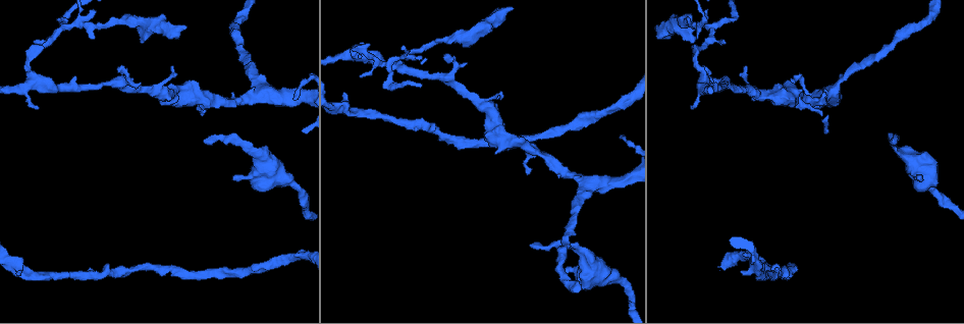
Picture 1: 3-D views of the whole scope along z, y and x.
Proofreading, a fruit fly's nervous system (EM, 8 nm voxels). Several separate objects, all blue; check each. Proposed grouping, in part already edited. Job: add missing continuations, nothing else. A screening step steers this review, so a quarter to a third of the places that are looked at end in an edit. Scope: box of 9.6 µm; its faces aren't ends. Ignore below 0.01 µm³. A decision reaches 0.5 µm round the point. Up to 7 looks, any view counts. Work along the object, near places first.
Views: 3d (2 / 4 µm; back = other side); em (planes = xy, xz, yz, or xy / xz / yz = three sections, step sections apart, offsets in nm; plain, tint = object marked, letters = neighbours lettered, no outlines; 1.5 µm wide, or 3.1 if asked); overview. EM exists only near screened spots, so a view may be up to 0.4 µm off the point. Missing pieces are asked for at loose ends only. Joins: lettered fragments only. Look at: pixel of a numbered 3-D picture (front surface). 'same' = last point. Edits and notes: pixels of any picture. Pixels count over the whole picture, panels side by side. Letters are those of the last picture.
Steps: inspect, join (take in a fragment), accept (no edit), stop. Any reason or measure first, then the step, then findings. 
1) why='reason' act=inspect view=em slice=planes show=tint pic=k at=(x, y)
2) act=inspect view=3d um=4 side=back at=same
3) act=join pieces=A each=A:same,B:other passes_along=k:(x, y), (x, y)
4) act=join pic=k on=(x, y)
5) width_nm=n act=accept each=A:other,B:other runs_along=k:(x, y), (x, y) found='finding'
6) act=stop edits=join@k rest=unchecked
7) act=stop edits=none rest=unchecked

act=inspect view=em slice=planes show=letters pic=1 at=(918, 180)

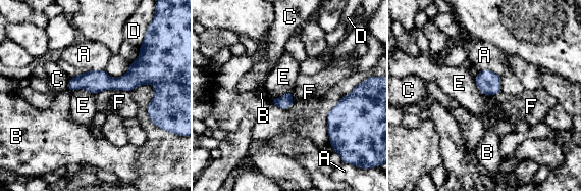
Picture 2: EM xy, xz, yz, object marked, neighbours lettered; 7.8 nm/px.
act=accept each=A:other,B:other,C:other,D:other,E:other,F:other runs_along=2:(70, 84), (150, 80), (156, 87), (155, 99) found='none of them fits'

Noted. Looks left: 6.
why='free end' act=inspect view=3d um=2 pic=1 at=(120, 72)

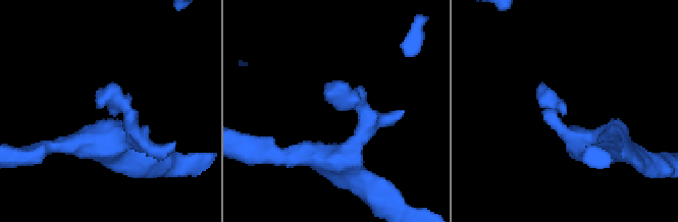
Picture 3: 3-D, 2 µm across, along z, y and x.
why='now the EM' act=inspect view=em slice=planes show=letters pic=3 at=(328, 87)

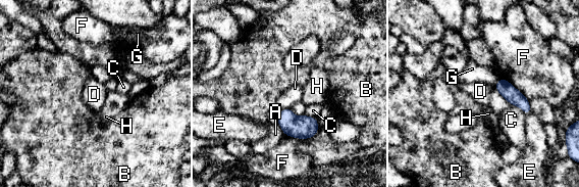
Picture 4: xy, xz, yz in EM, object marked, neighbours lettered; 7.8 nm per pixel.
act=accept each=A:other,B:other,C:other,D:other,E:other,F:other,G:other,H:other found='none of them fits'

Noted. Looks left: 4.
why='free end' act=inspect view=3d um=4 pic=1 at=(747, 66)

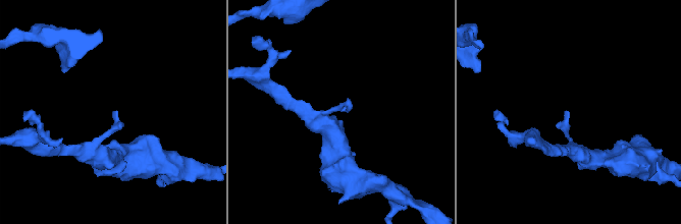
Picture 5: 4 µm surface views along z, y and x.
act=inspect view=em slice=planes show=letters pic=5 at=(116, 111)

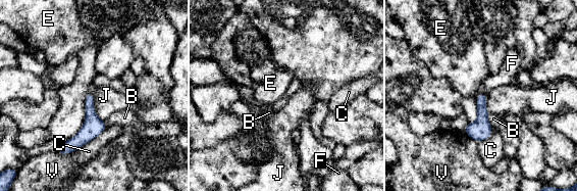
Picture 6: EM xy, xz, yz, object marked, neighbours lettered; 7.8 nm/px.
act=accept each=B:other,C:other,E:other,F:other,J:other,V:other found='none of them fits'

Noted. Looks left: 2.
act=stop edits=none rest=unchecked

